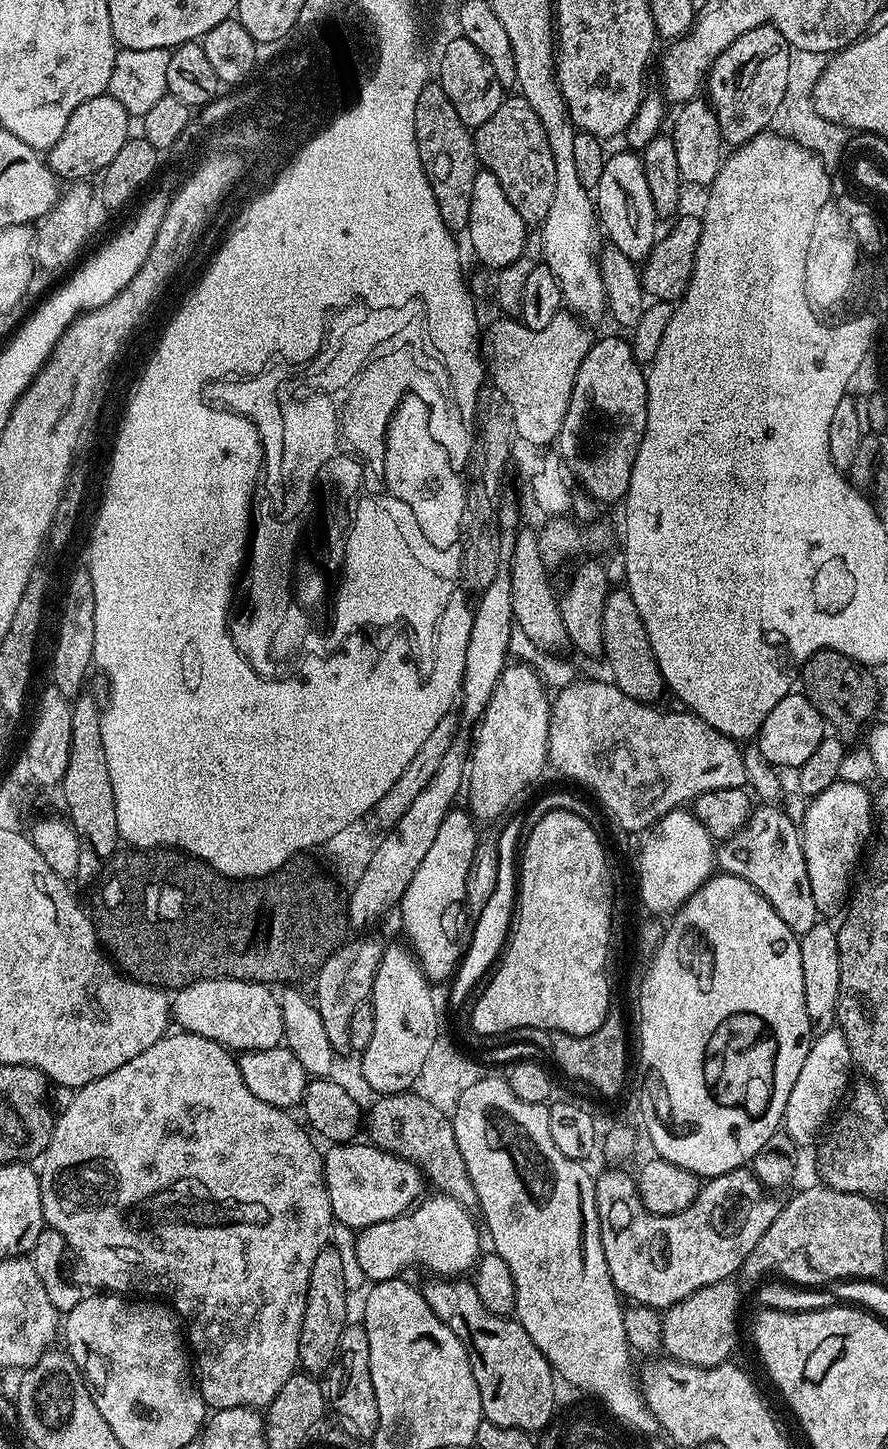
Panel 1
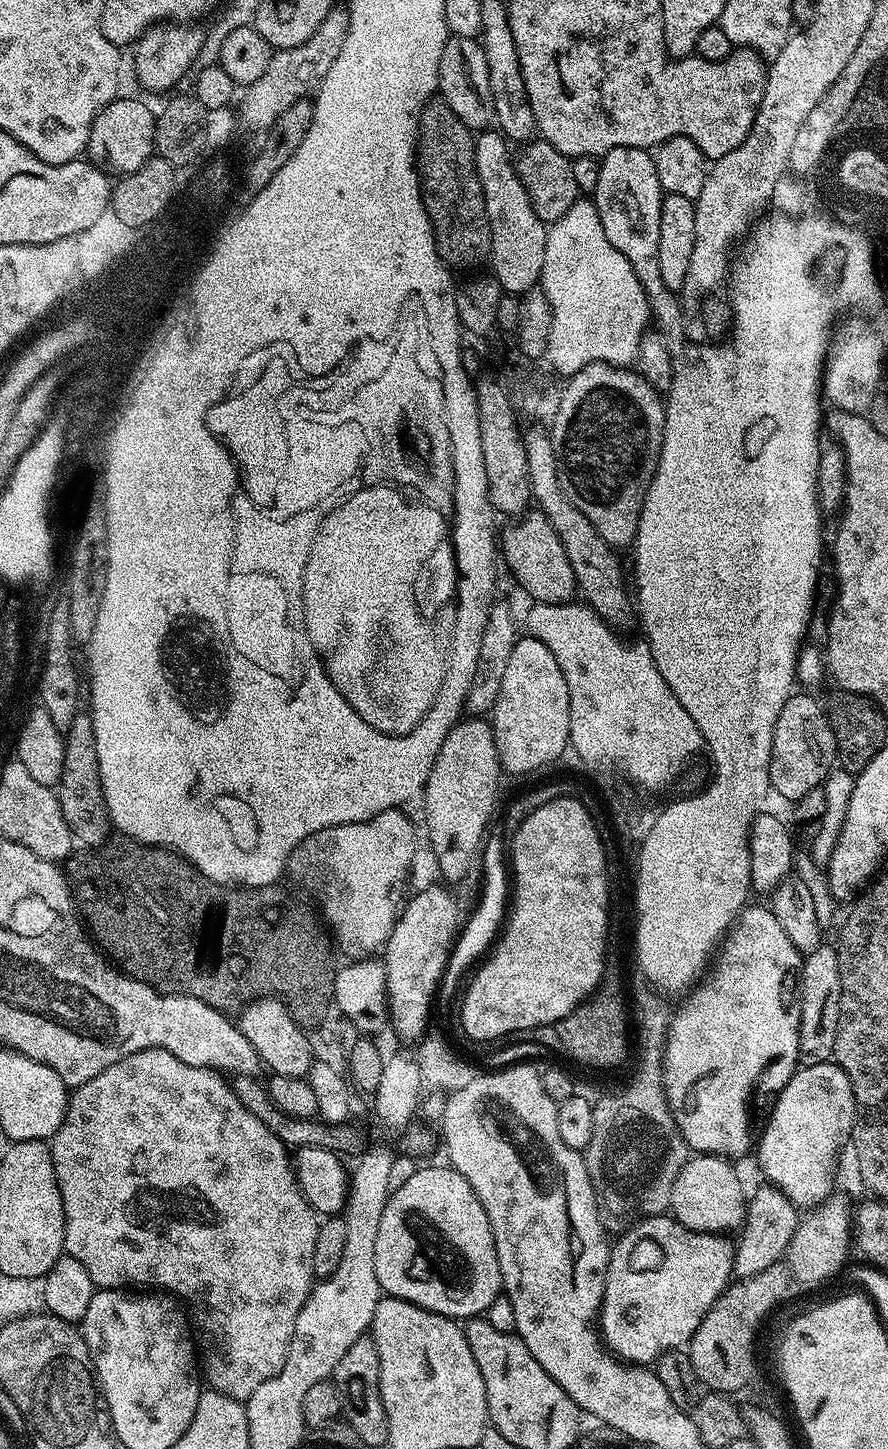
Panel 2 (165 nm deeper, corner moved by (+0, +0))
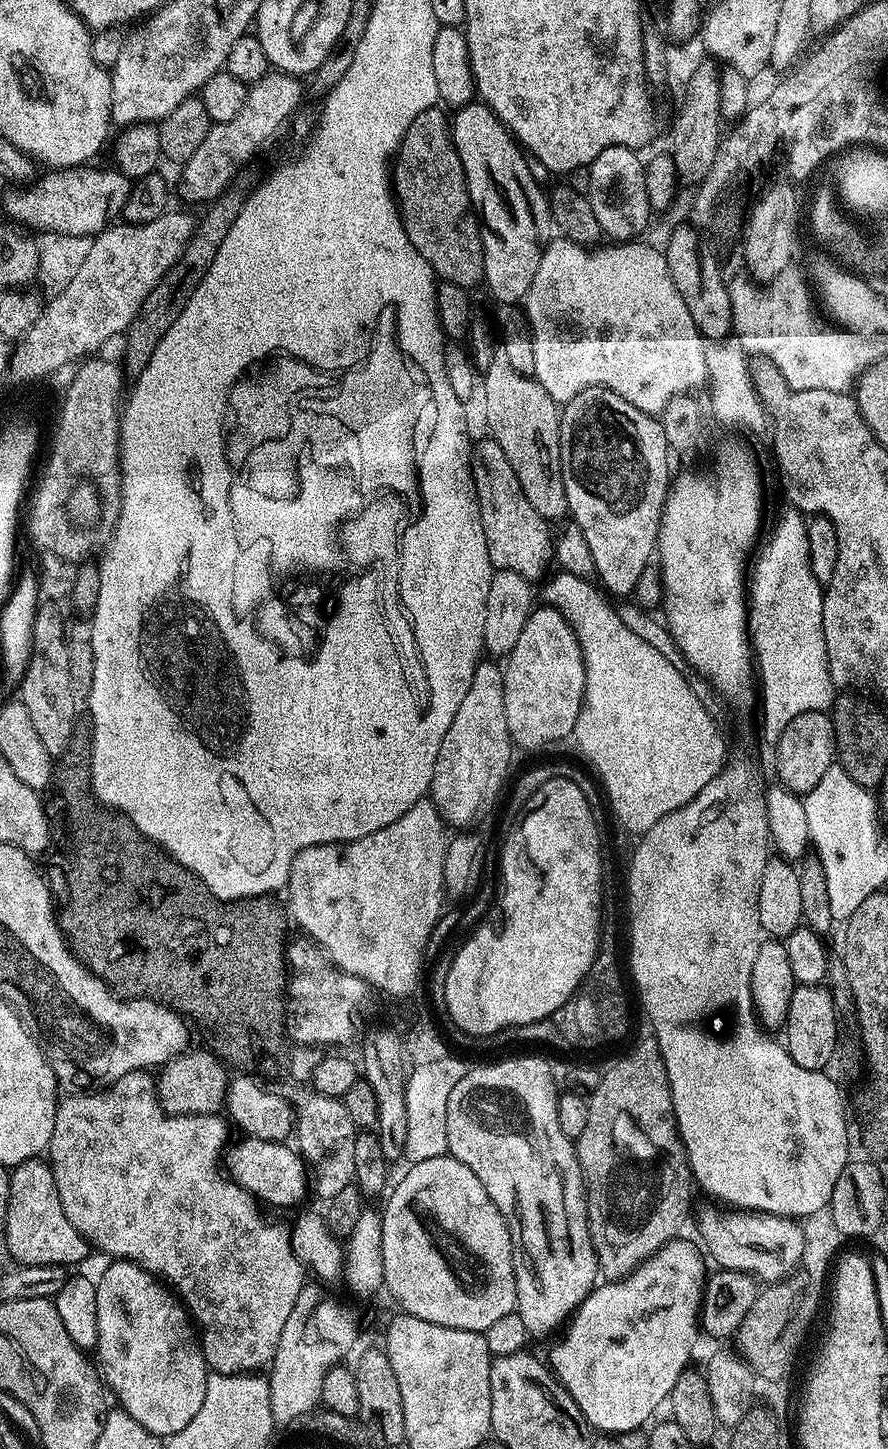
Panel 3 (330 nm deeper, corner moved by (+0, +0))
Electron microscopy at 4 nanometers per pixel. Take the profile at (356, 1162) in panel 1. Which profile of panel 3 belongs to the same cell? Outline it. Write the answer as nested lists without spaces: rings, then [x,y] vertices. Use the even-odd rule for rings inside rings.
[[[252,1136],[241,1139],[227,1149],[222,1160],[230,1179],[265,1205],[268,1203],[276,1208],[292,1208],[302,1203],[304,1195],[310,1192],[310,1173],[299,1151],[284,1142],[264,1141]]]

